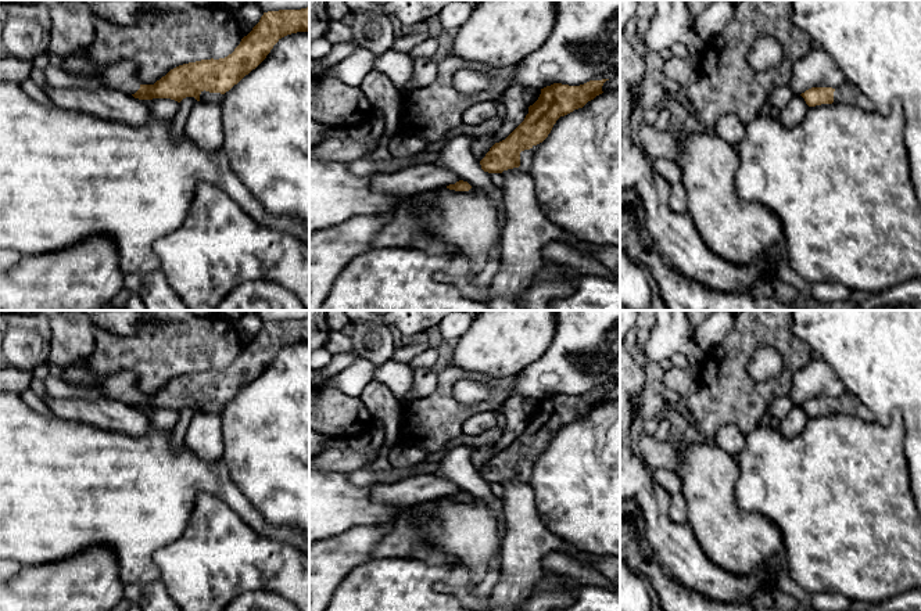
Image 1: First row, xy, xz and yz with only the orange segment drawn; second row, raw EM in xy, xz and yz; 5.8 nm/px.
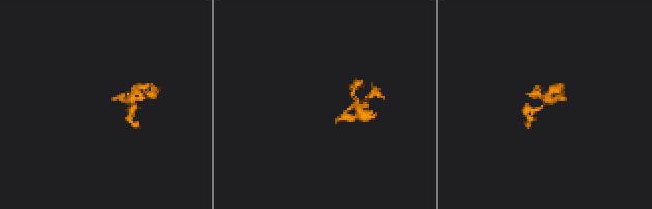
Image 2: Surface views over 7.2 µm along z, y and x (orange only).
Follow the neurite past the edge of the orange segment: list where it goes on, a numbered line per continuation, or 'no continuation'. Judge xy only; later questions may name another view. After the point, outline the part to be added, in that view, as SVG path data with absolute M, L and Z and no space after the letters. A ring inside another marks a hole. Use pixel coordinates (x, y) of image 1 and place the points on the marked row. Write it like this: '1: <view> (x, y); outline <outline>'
1: xy (205, 96); outline M204 90L200 94L200 101L221 104L222 100L223 100L223 94L221 94L221 93L209 93L209 91Z

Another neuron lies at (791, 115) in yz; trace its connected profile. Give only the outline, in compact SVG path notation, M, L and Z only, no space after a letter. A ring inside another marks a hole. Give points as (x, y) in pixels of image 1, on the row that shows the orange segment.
M795 94L789 104L781 109L778 119L785 127L795 127L802 123L807 109L809 105L804 98Z

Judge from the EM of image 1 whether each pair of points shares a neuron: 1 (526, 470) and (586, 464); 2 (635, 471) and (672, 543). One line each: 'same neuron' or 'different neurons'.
1: different neurons
2: same neuron

